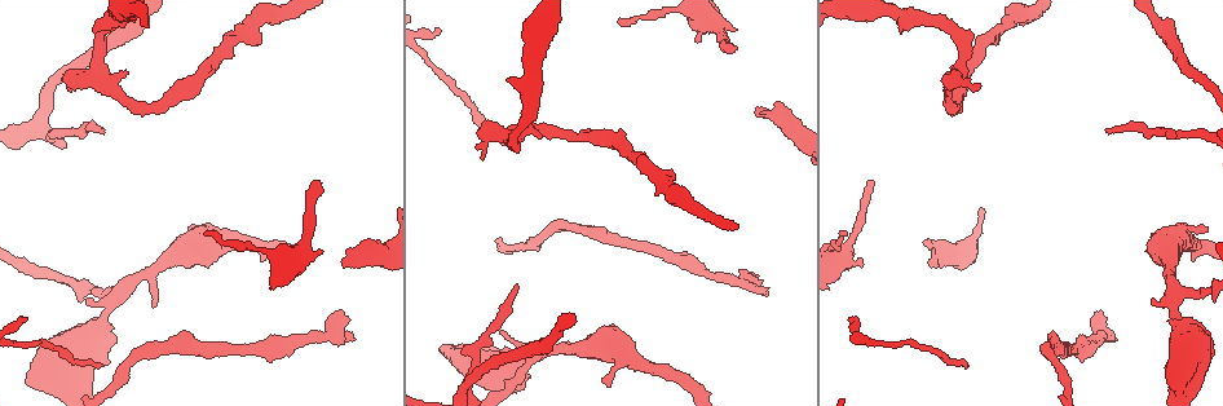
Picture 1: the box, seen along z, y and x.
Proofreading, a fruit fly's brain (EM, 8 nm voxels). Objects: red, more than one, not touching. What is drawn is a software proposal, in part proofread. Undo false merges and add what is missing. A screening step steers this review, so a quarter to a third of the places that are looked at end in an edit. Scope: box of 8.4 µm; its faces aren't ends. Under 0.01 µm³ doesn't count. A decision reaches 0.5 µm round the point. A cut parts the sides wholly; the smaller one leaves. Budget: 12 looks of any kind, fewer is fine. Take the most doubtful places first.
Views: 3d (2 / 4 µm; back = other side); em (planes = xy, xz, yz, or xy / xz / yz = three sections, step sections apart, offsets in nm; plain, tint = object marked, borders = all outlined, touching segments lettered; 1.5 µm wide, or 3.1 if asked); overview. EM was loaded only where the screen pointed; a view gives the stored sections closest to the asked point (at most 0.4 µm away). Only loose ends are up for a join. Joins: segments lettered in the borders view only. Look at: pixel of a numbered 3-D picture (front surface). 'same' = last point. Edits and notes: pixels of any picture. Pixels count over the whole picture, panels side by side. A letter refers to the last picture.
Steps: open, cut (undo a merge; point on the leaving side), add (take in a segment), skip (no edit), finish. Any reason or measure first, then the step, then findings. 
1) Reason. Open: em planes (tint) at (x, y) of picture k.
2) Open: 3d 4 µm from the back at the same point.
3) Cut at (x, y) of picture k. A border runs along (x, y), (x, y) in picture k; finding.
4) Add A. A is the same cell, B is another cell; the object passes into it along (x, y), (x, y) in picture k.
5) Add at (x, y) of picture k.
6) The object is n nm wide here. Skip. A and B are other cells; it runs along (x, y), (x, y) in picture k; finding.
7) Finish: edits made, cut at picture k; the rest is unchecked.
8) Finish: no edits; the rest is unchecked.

Open: 3d 2 µm at (760, 114) of picture 1.

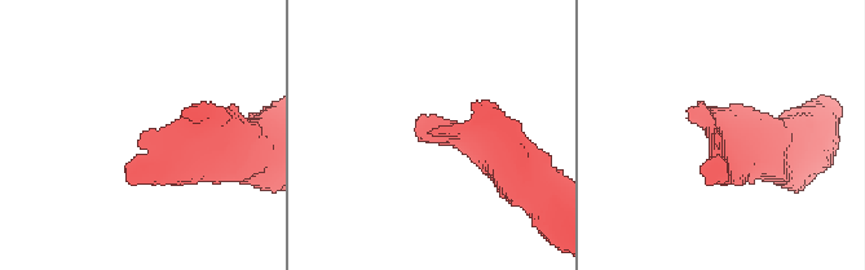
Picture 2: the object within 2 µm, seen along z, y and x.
Open: em xy step 4 (borders) at (139, 140) of picture 2.

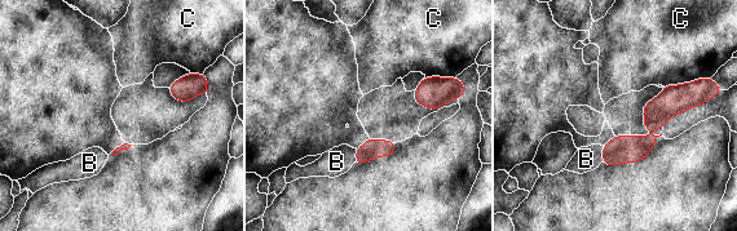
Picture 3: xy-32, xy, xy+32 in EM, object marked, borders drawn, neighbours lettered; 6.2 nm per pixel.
Add B. B is the same cell, C is another cell; the object passes into it along (621, 149), (603, 154), (586, 159) in picture 3; it goes on there.

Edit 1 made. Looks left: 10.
Free end. Open: em planes (borders) at (1110, 337) of picture 1.

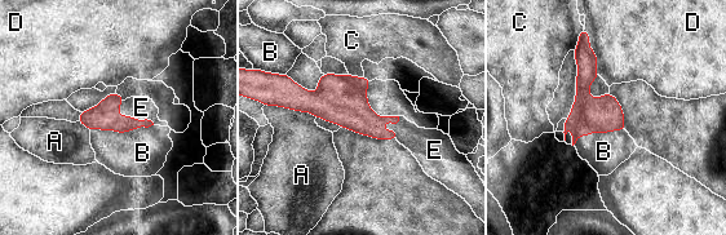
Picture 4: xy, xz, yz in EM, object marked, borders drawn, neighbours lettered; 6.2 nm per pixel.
Add E. E is the same cell, A, B, C and D are other cells; the object passes into it along (105, 116), (132, 118), (141, 107) in picture 4; the cell continues.

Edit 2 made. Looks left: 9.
Open: overview.

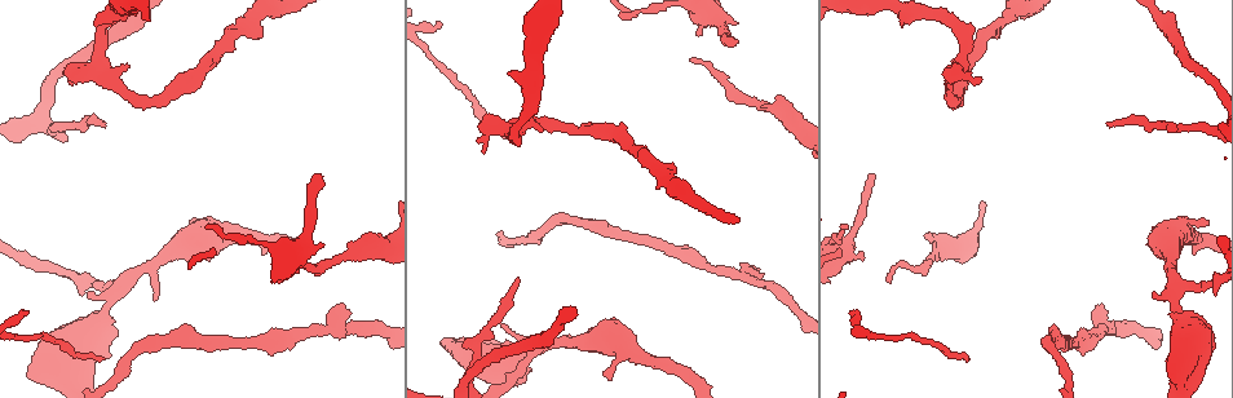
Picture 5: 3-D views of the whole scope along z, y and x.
Thin end. Open: 3d 2 µm at (691, 60) of picture 5.

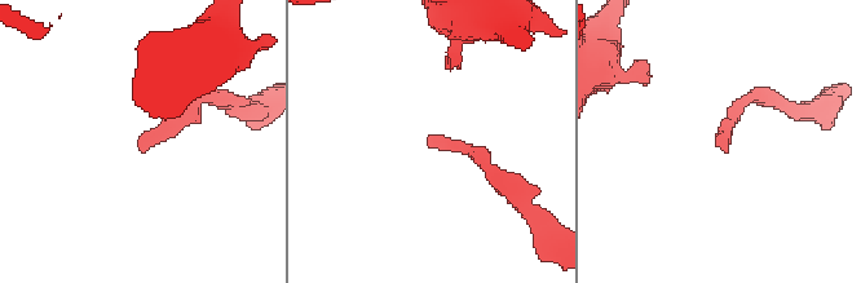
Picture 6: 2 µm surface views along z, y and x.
Shape alone is not enough. Open: em xy step 4 (tint) at (435, 144) of picture 6.

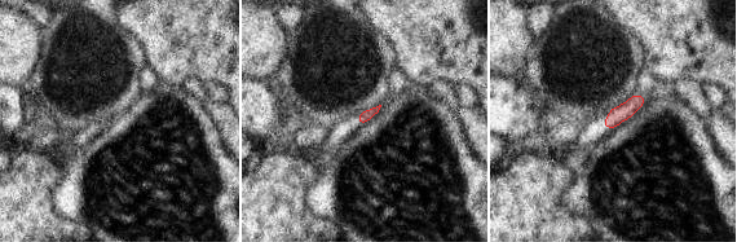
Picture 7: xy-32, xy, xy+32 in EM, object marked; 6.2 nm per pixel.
Another direction. Open: em planes (borders) at the same point.

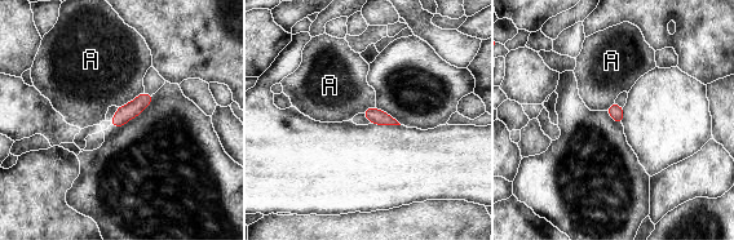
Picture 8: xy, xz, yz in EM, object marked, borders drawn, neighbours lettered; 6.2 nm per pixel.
Skip. A is another cell; a border runs along (144, 90), (118, 107) in picture 8; none of them fits.

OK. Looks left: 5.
Tapers out. Open: em planes (borders) at (850, 311) of picture 5.

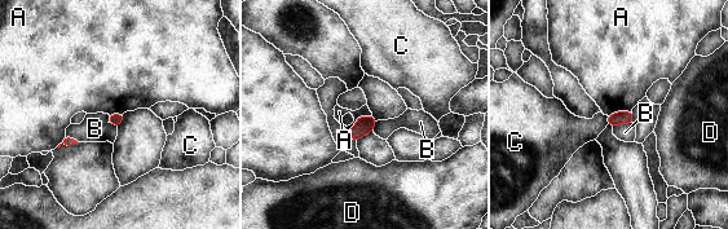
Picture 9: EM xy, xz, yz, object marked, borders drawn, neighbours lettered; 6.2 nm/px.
Skip. A, B, C and D are other cells; a border runs along (371, 113), (360, 115), (347, 131) in picture 9; none of them fits.

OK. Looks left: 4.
Free end. Open: 3d 4 µm at (607, 378) of picture 5.

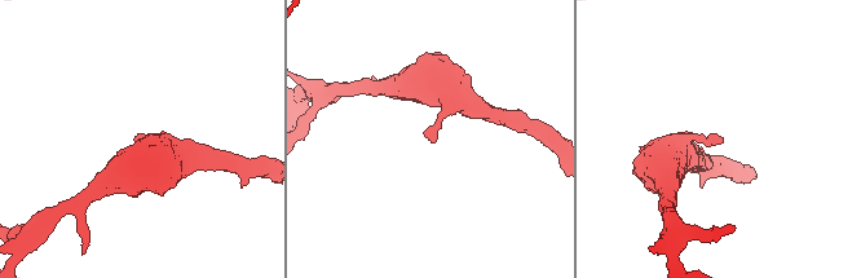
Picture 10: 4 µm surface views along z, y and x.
Open: em xy step 8 (borders) at (430, 142) of picture 10.

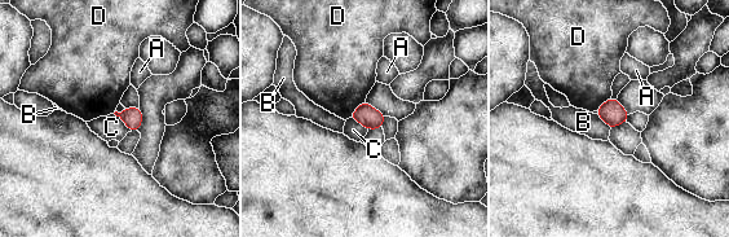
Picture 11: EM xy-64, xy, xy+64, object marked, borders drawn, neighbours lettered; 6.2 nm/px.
Skip. A, B, C and D are other cells; none of them fits.

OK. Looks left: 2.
Finish: edits made, add at picture 3, add at picture 4; the rest is unchecked.

